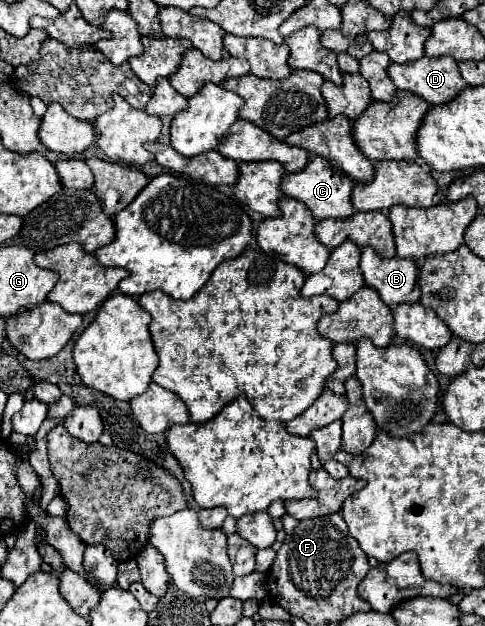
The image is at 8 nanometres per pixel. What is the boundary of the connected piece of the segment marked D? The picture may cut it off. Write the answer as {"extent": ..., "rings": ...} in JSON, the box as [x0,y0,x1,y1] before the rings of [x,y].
{"extent":[388,57,466,105],"rings":[[[422,57],[410,63],[392,63],[388,67],[388,75],[394,85],[402,91],[410,91],[430,105],[446,103],[454,99],[458,91],[466,87],[466,81],[460,77],[458,63],[444,57]]]}

